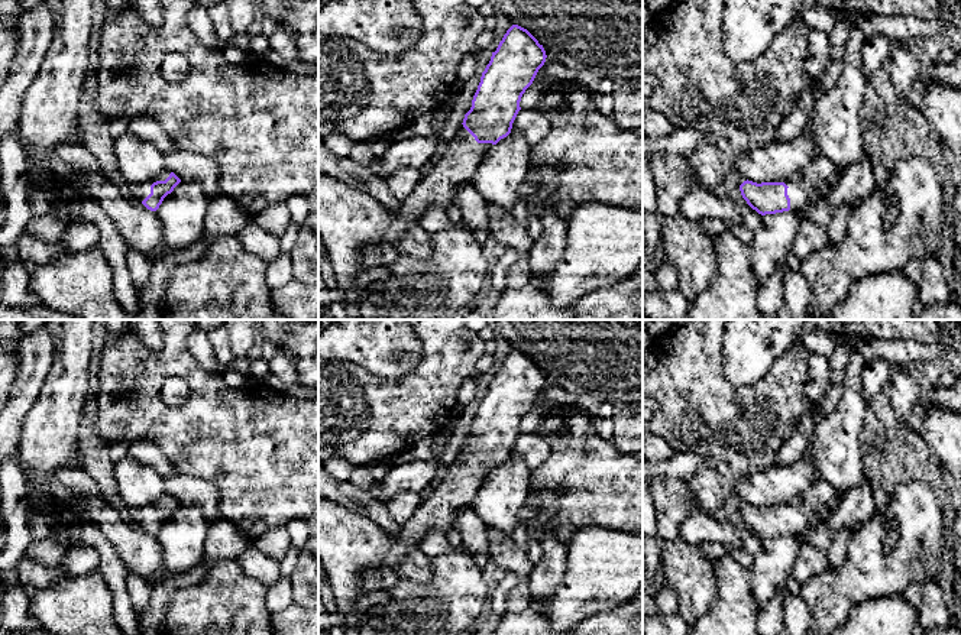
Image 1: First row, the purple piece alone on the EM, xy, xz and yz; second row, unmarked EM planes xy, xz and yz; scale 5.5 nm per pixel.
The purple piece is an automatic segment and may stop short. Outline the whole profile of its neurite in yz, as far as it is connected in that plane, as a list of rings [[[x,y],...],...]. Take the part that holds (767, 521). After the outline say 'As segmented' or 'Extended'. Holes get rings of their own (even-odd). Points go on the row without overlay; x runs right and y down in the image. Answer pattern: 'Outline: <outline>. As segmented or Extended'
Outline: [[[818,480],[805,492],[783,506],[744,505],[740,515],[747,528],[758,538],[776,538],[802,532],[824,508],[838,495],[838,490],[825,480]]]. Extended

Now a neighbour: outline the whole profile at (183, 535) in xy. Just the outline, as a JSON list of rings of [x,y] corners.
[[[181,505],[155,535],[162,548],[164,564],[185,573],[201,564],[208,522],[198,506]]]

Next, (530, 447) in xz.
[[[520,434],[511,456],[520,457],[530,467],[537,469],[541,466],[550,456],[550,446],[537,434]]]

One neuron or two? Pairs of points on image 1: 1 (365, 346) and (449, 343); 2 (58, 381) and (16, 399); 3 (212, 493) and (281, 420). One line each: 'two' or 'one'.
1: two
2: two
3: two

